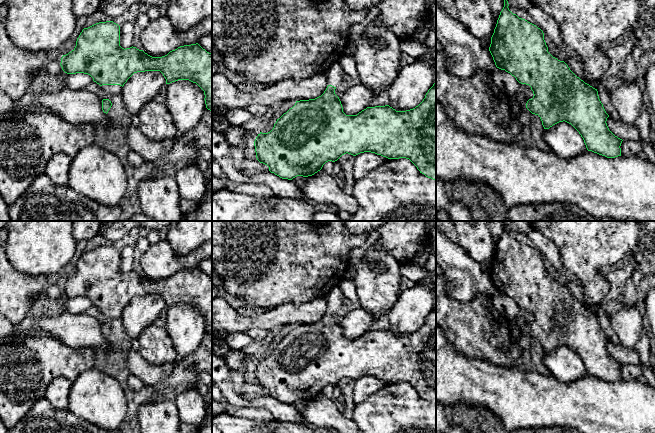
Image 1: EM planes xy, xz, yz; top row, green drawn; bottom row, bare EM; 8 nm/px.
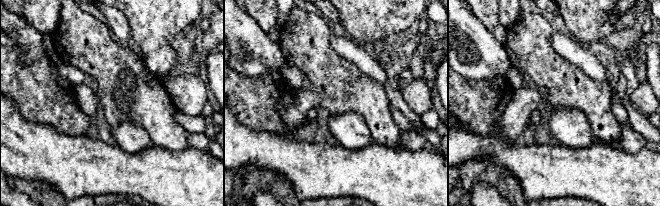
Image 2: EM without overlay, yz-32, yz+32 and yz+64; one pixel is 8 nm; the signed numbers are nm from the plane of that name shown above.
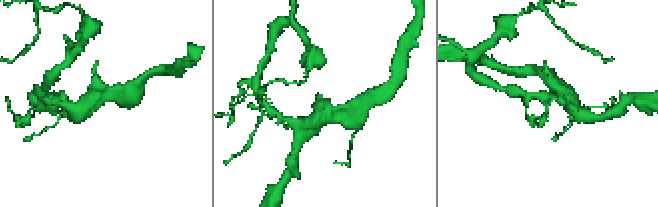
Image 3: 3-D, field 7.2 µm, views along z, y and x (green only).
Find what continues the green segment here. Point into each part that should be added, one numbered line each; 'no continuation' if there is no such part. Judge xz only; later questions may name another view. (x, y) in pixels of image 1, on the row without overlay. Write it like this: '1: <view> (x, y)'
1: xz (335, 298)

